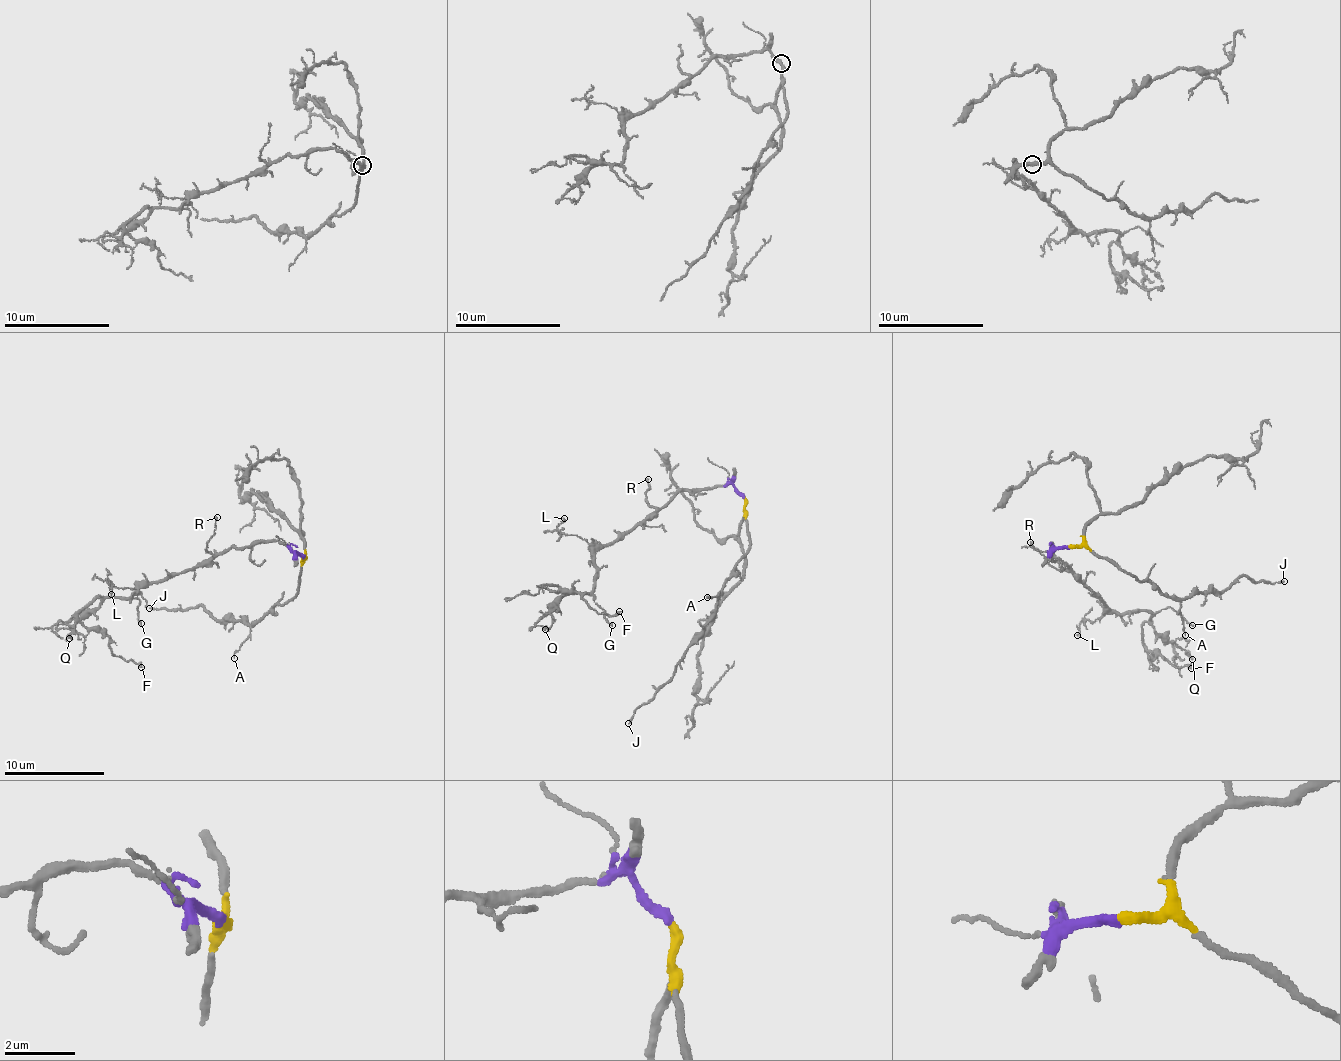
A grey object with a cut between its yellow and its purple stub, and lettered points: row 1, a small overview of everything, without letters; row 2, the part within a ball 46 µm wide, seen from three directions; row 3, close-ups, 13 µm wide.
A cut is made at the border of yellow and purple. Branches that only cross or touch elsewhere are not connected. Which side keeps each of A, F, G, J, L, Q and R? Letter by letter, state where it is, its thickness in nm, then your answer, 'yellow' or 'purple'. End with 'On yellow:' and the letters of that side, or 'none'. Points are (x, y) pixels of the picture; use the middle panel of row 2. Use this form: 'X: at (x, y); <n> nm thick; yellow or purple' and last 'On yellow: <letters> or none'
A: at (707, 597); 120 nm thick; yellow
F: at (619, 611); 180 nm thick; purple
G: at (612, 625); 120 nm thick; purple
J: at (628, 723); 140 nm thick; yellow
L: at (564, 518); 130 nm thick; purple
Q: at (545, 629); 140 nm thick; purple
R: at (648, 479); 140 nm thick; purple
On yellow: A, J

